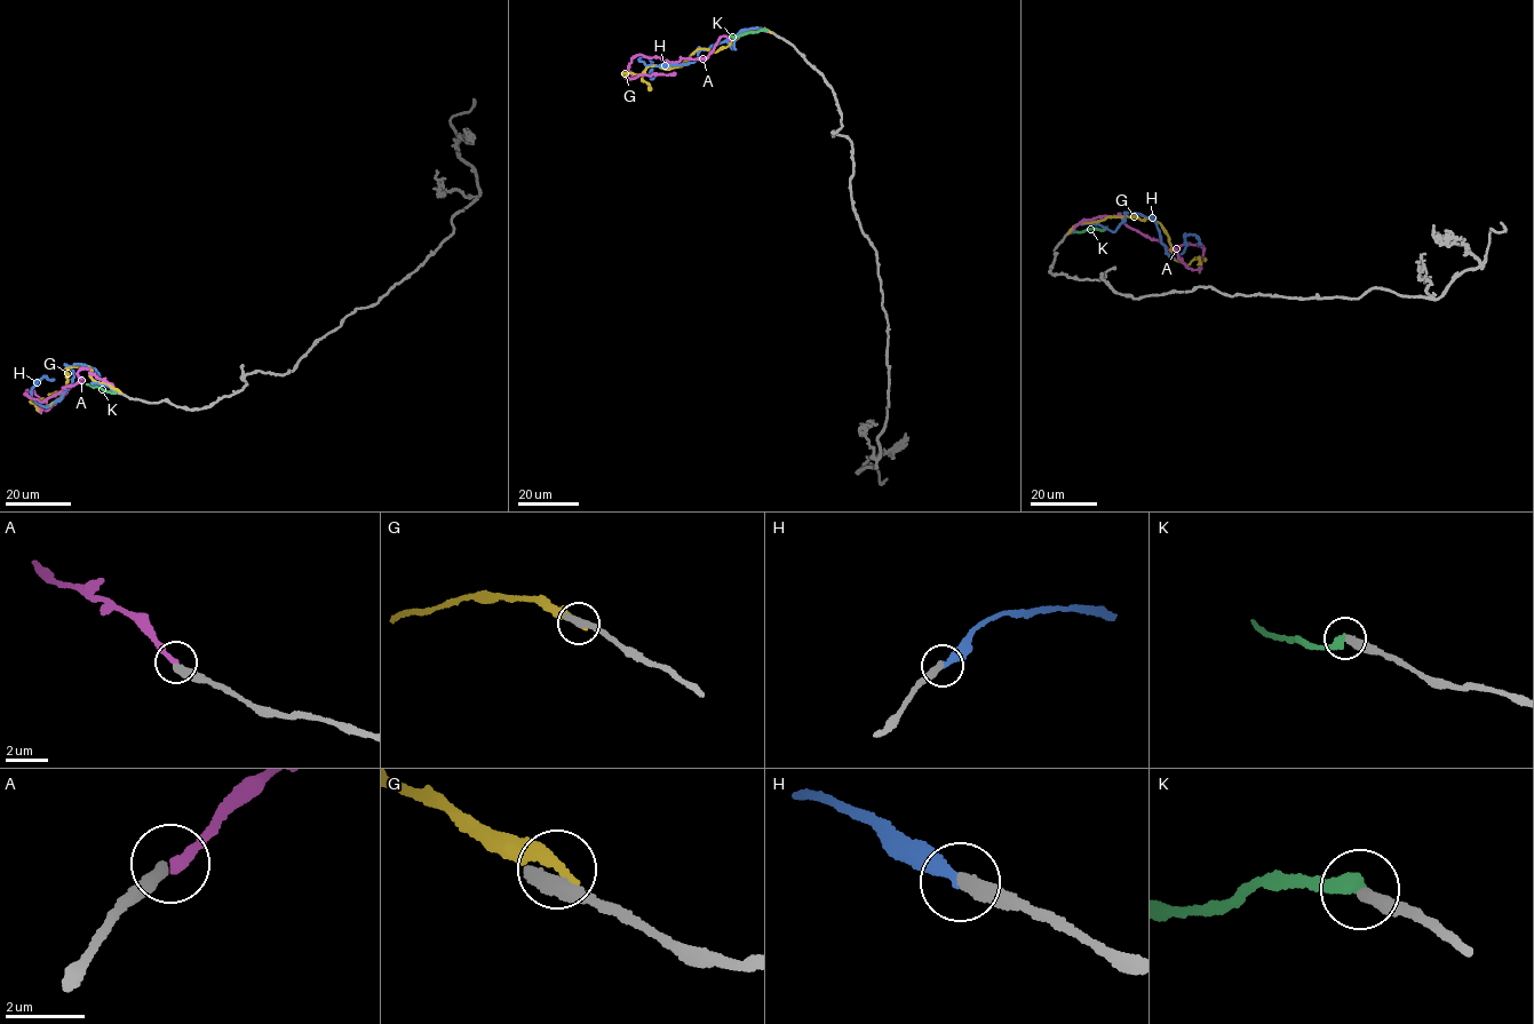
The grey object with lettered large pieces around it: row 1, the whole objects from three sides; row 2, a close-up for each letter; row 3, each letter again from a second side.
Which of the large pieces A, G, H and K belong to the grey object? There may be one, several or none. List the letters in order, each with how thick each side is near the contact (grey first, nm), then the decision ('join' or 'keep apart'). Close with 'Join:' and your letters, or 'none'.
A: 320/240 nm | keep apart
G: 480/340 nm | keep apart
H: 360/280 nm | join
K: 340/400 nm | keep apart
Join: H

